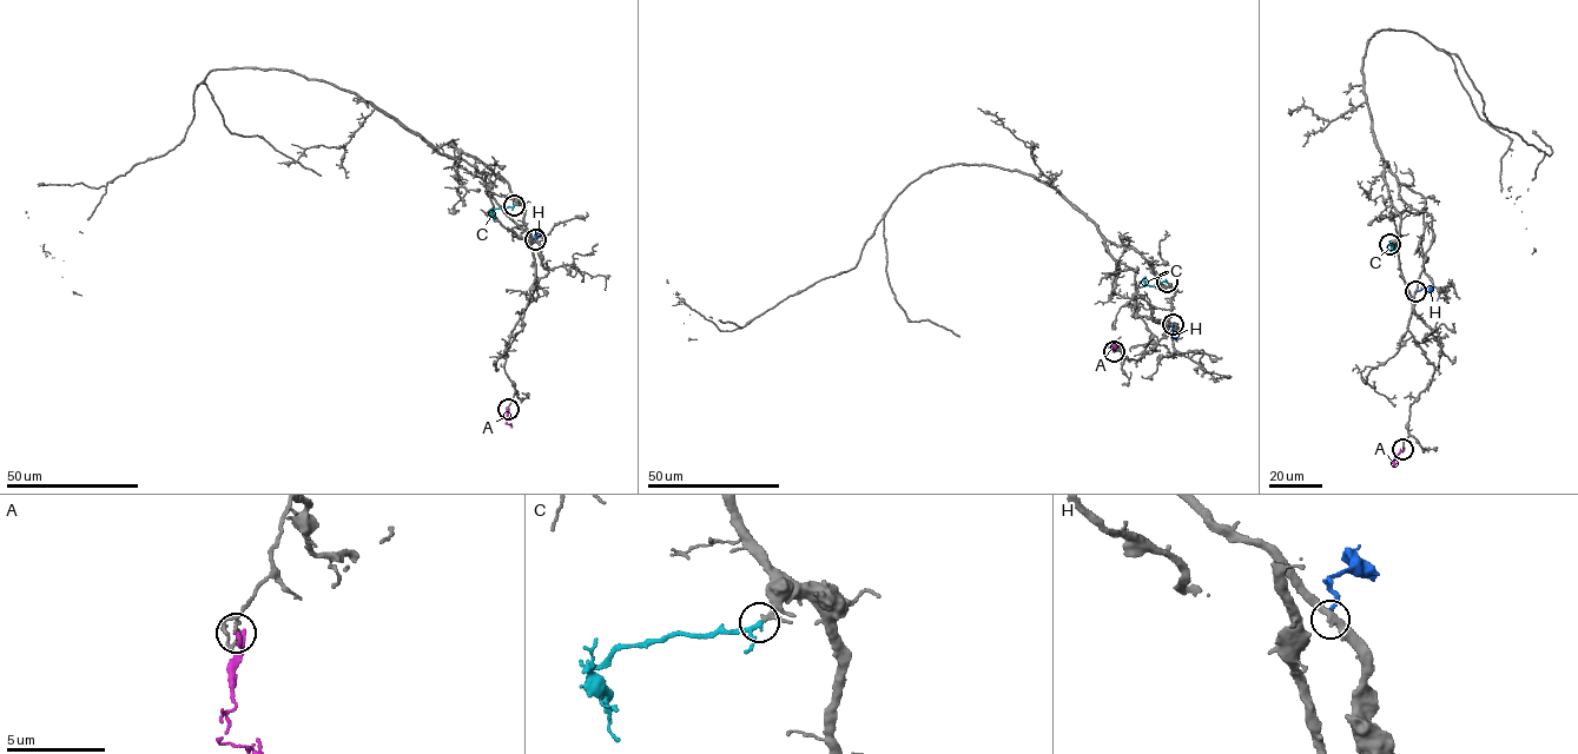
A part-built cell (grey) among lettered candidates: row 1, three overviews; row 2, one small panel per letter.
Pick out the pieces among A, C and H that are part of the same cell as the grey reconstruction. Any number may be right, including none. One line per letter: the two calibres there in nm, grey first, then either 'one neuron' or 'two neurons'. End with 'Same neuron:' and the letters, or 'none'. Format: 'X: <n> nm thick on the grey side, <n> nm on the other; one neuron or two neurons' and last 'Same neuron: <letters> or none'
A: 160 nm thick on the grey side, 120 nm on the other; two neurons
C: 180 nm thick on the grey side, 190 nm on the other; one neuron
H: 400 nm thick on the grey side, 200 nm on the other; two neurons
Same neuron: C

